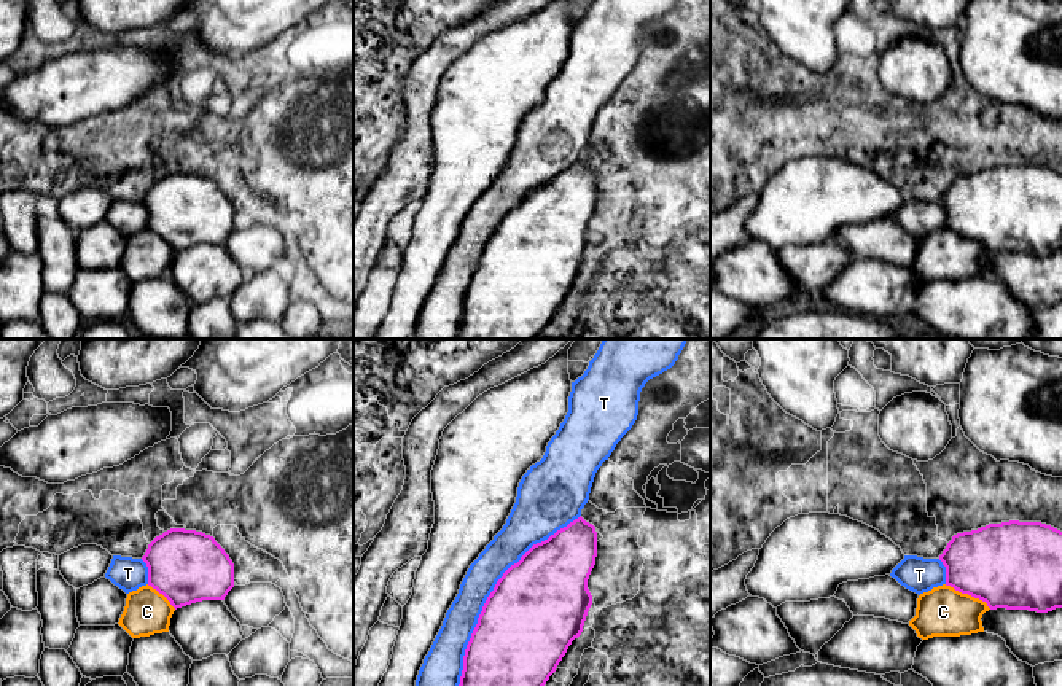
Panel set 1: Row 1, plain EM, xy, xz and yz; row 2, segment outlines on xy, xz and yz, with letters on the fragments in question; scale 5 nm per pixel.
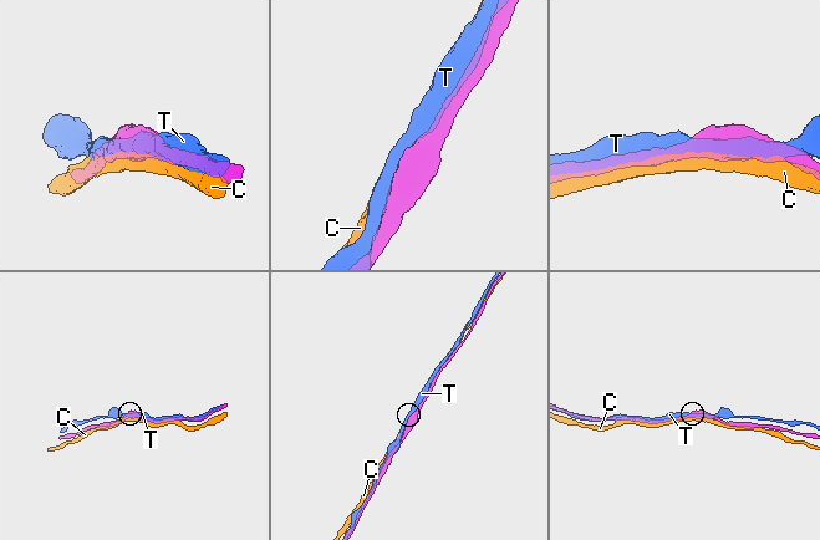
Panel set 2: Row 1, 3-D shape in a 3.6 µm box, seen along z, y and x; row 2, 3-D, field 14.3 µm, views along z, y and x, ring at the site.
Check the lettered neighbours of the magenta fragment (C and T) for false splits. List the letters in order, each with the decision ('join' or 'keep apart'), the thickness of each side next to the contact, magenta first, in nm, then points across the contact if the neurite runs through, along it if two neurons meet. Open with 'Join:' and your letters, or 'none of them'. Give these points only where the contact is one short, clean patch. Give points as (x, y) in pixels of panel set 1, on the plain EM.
Join: none of them
C: keep apart | 440/260 nm
T: keep apart | 480/170 nm

